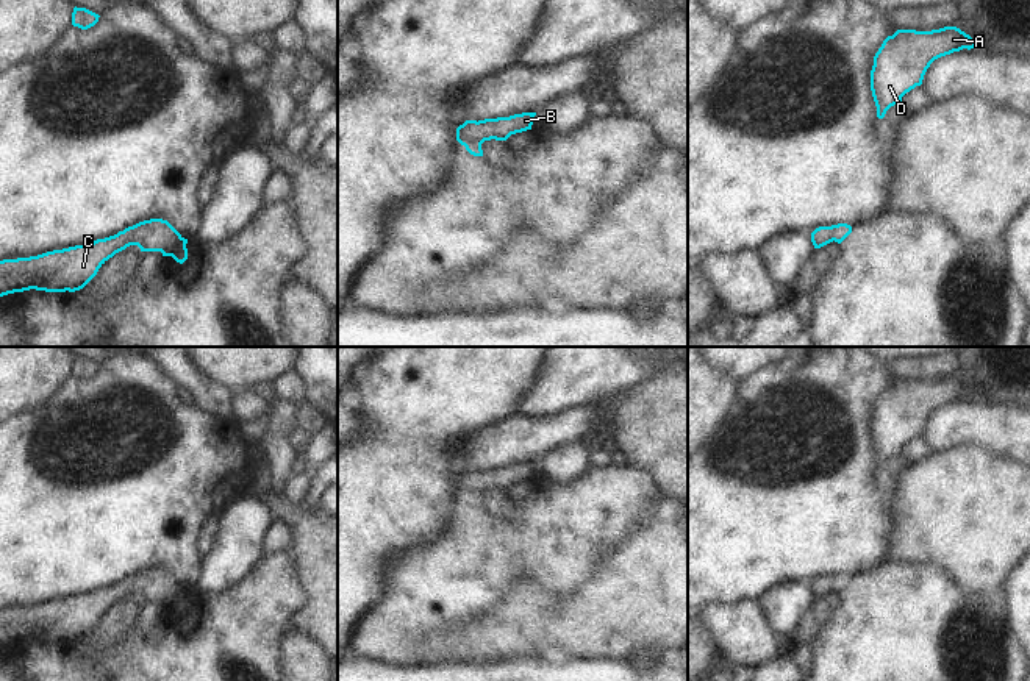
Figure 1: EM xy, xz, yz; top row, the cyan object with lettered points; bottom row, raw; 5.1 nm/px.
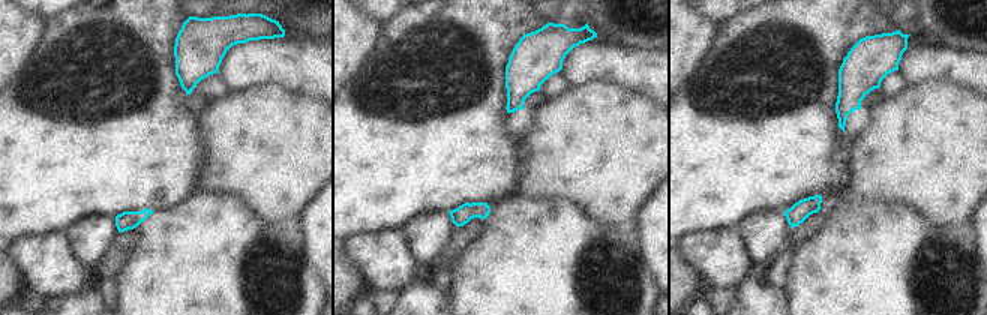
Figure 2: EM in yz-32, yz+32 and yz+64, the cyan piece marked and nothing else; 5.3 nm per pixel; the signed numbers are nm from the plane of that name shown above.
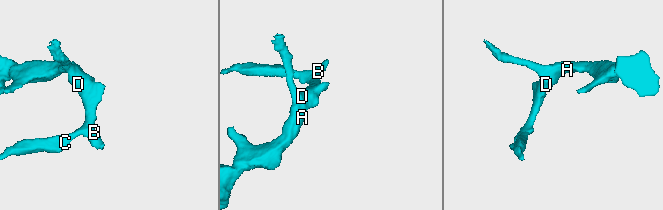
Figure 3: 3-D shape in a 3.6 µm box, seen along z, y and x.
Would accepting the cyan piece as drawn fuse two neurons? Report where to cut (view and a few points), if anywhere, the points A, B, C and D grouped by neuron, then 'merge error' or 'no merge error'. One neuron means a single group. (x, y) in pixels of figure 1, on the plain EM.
no cut; A B C D; no merge error

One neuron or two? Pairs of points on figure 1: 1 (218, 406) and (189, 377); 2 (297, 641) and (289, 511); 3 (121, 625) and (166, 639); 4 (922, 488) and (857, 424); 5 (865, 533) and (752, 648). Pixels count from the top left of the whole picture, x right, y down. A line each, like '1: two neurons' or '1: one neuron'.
1: one neuron
2: two neurons
3: two neurons
4: two neurons
5: two neurons

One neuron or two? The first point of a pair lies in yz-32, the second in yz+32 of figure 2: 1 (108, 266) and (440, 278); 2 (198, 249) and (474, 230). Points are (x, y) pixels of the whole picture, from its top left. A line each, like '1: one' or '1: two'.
1: two
2: two

